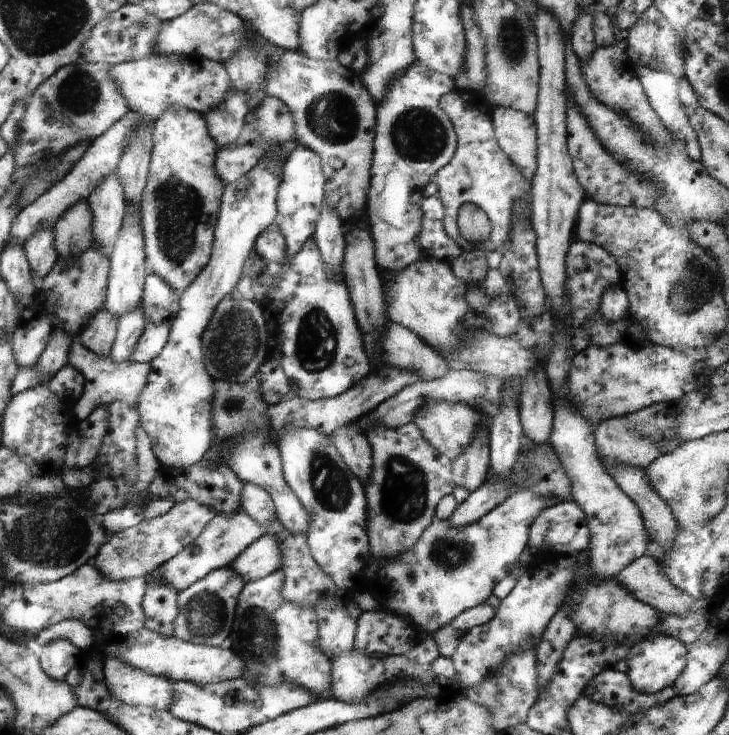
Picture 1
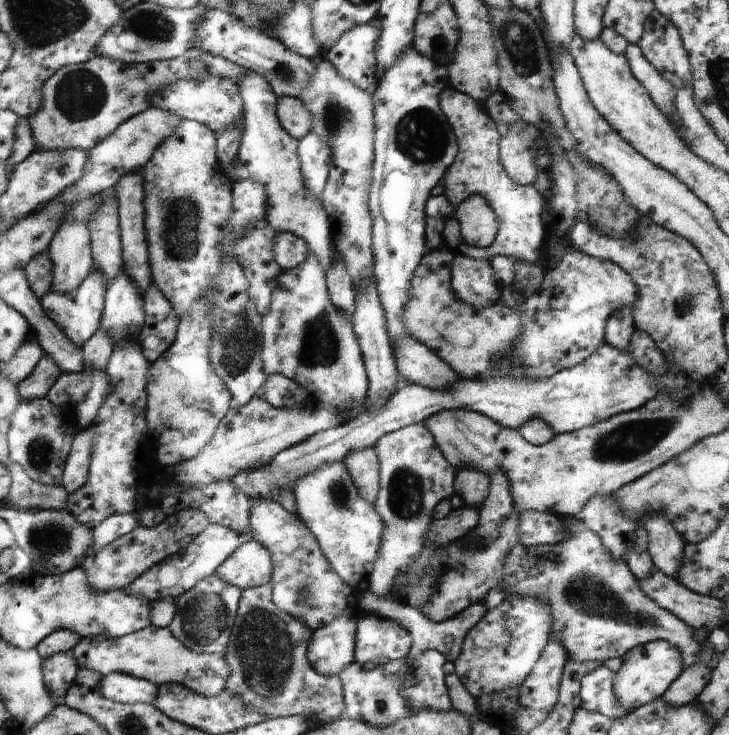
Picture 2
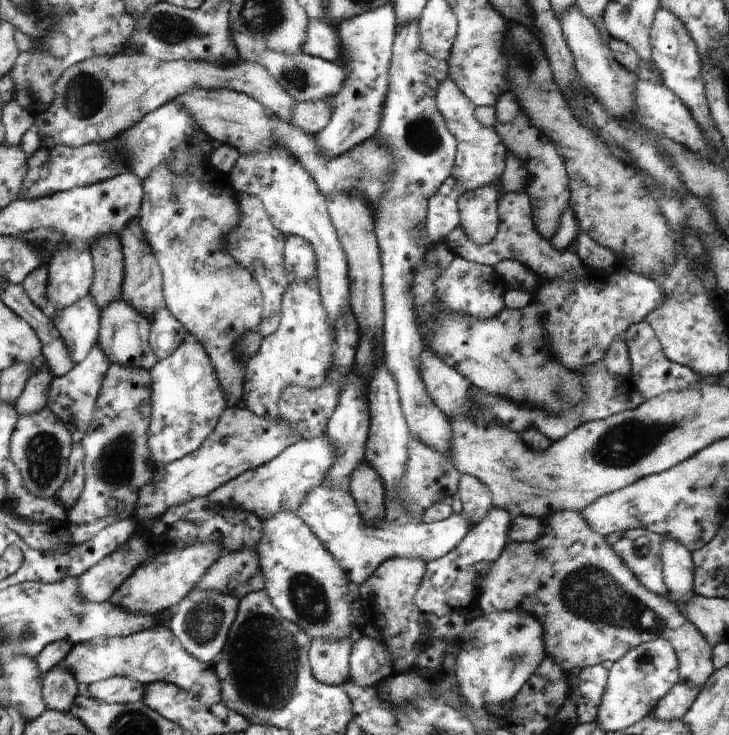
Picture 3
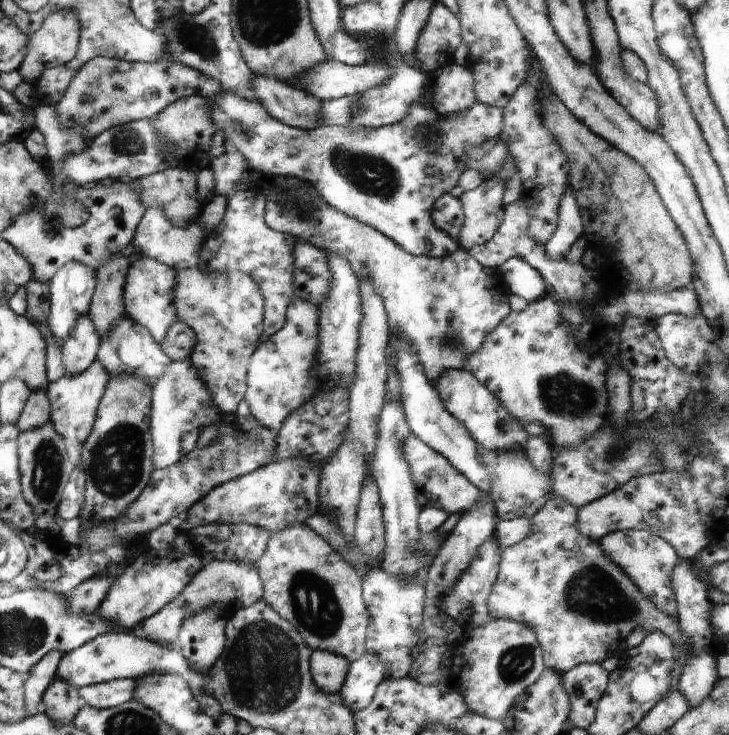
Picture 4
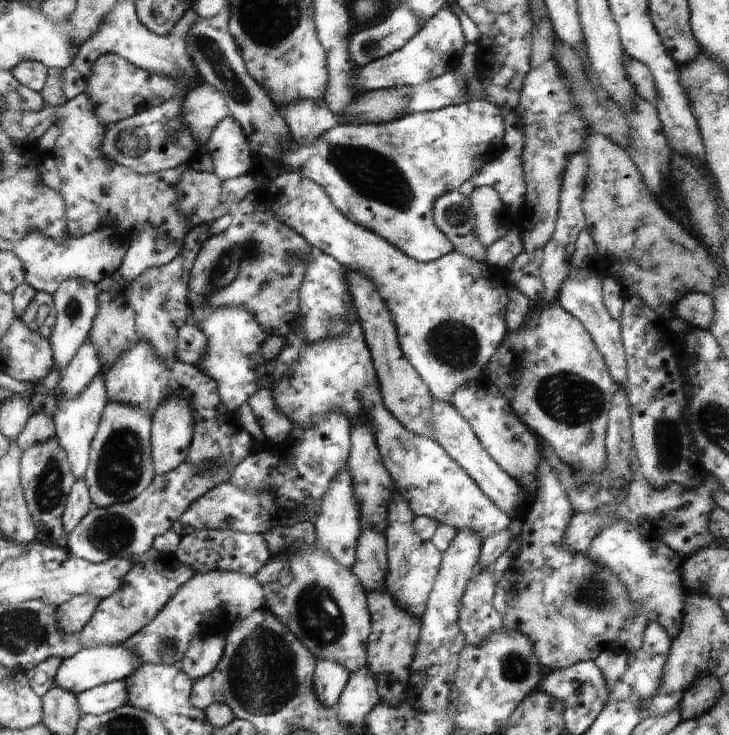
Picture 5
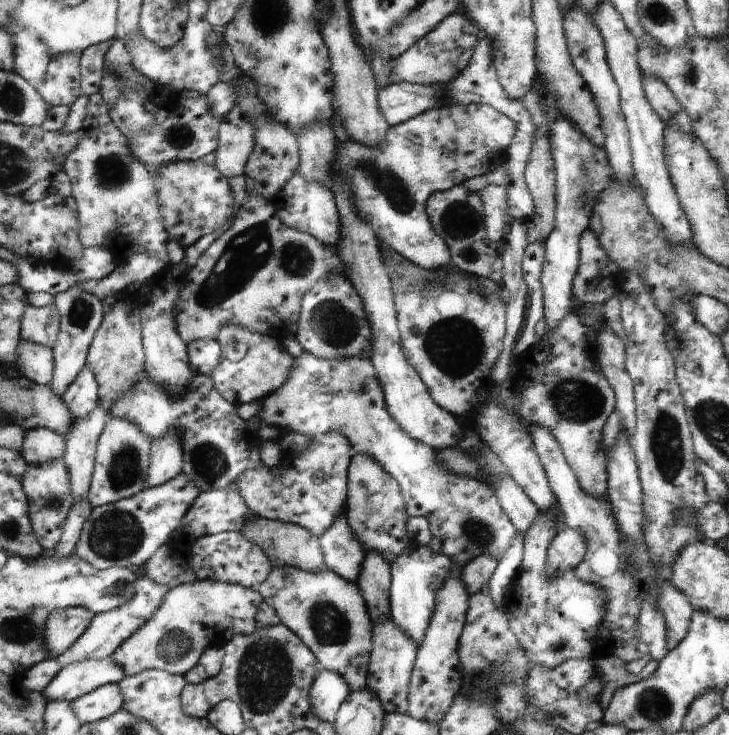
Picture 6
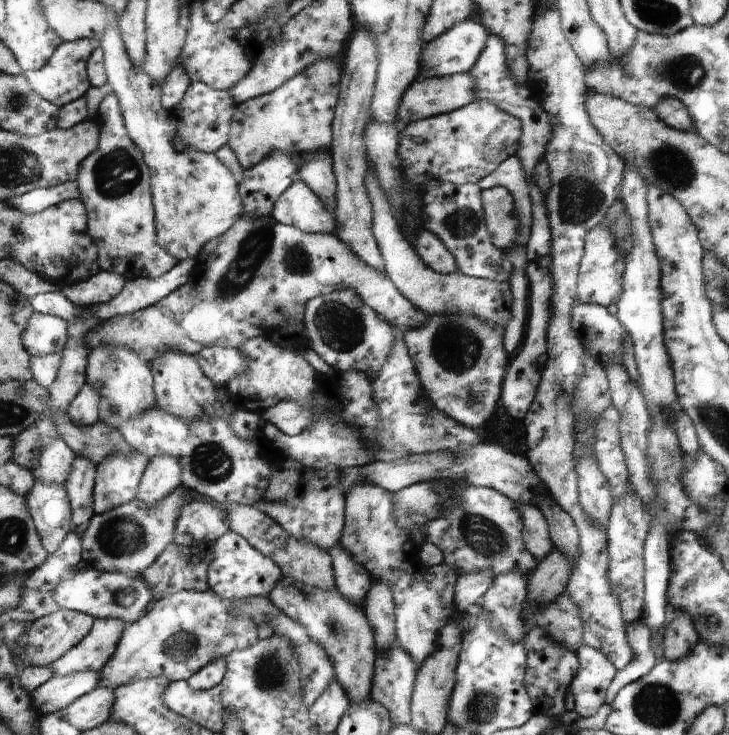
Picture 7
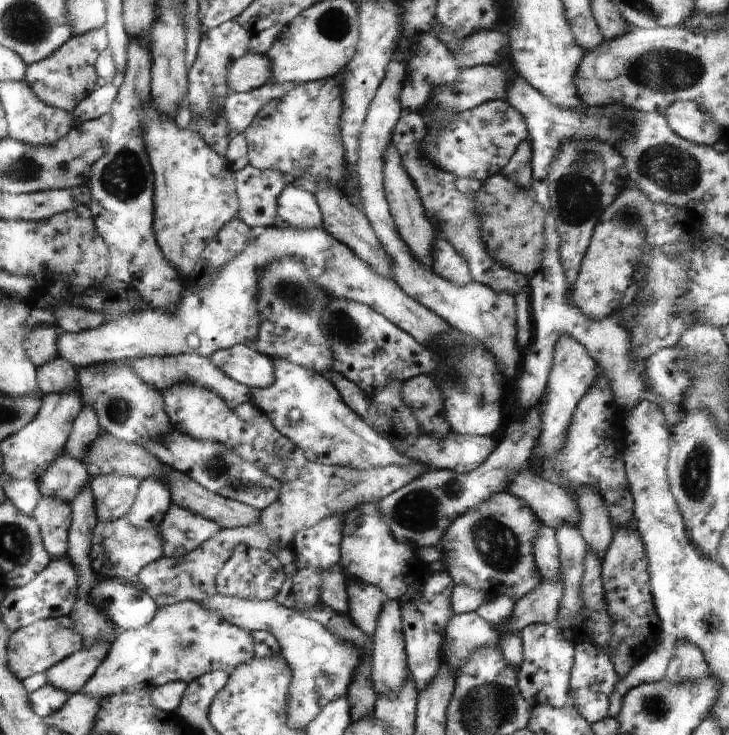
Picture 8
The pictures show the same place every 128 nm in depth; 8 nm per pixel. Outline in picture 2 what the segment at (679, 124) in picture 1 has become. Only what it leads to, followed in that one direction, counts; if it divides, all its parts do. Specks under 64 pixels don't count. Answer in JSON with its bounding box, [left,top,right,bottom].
[624,44,676,120]

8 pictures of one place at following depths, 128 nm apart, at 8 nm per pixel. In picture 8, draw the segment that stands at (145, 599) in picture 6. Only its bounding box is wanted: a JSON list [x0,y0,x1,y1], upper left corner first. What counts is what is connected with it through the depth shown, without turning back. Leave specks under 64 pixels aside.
[44,645,109,695]

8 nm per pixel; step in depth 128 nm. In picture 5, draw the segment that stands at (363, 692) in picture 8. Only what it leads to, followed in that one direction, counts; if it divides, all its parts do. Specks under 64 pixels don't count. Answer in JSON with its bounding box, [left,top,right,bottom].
[256,544,371,674]

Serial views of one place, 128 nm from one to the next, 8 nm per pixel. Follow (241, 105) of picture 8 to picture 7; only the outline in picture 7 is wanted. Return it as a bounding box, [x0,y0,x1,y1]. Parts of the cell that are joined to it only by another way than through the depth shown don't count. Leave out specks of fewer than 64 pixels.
[174,80,236,153]

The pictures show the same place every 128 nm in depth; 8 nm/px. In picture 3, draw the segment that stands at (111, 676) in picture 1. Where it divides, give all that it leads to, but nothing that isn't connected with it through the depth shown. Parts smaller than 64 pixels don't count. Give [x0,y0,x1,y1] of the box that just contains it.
[87,677,146,703]

